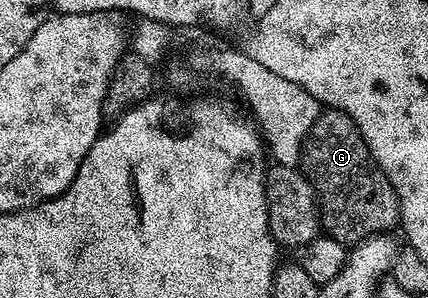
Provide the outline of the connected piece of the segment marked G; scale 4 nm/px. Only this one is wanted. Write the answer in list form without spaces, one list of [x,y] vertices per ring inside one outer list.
[[[322,113],[309,130],[309,137],[305,147],[301,150],[300,166],[303,174],[313,185],[314,191],[323,200],[321,211],[321,226],[324,234],[332,242],[346,245],[356,245],[364,239],[371,239],[375,235],[392,232],[392,227],[398,226],[401,218],[401,206],[397,204],[397,194],[391,181],[379,169],[377,162],[371,157],[355,121],[349,115],[340,113]]]

